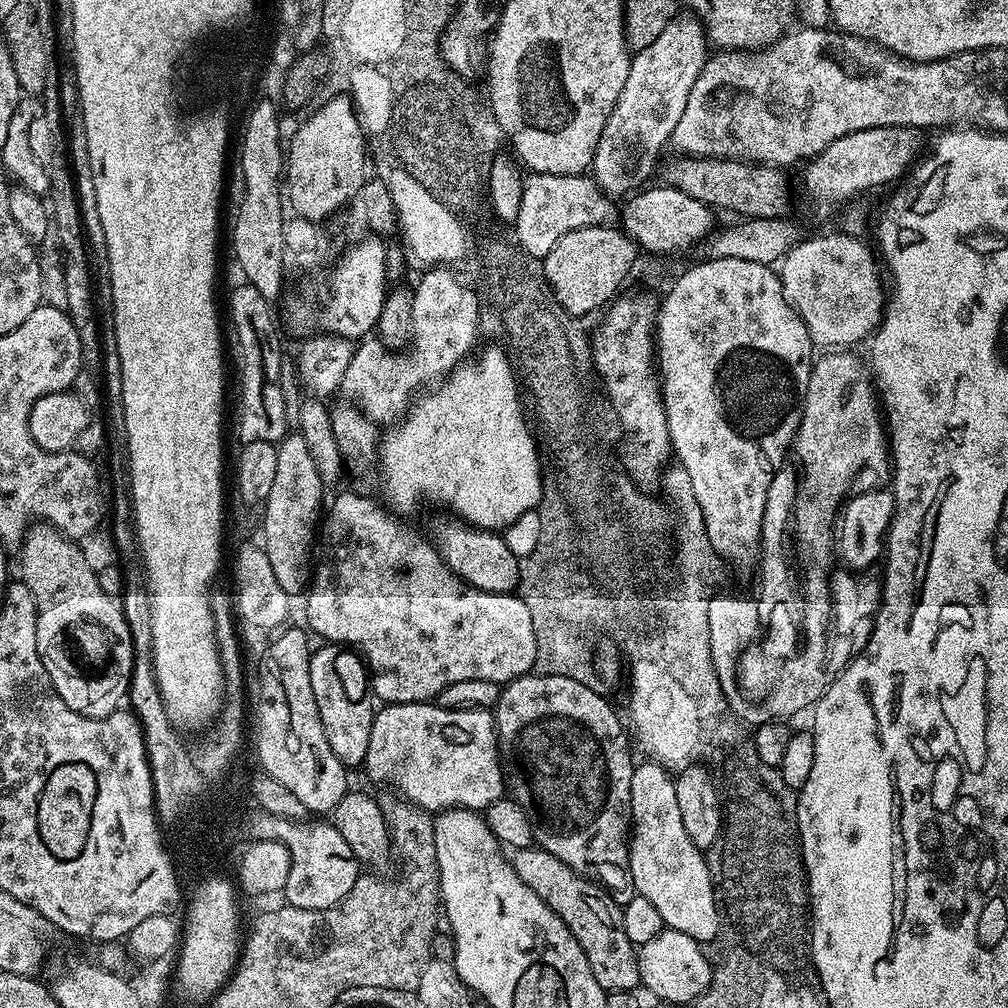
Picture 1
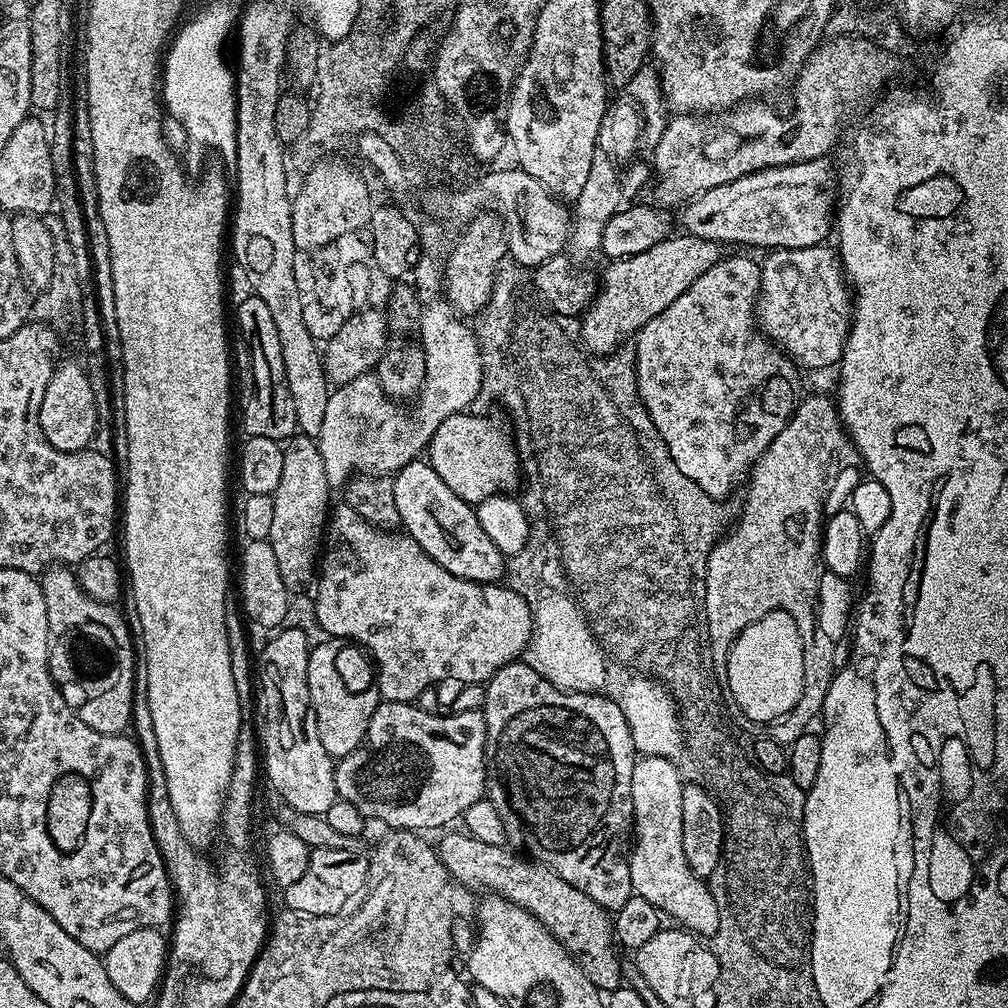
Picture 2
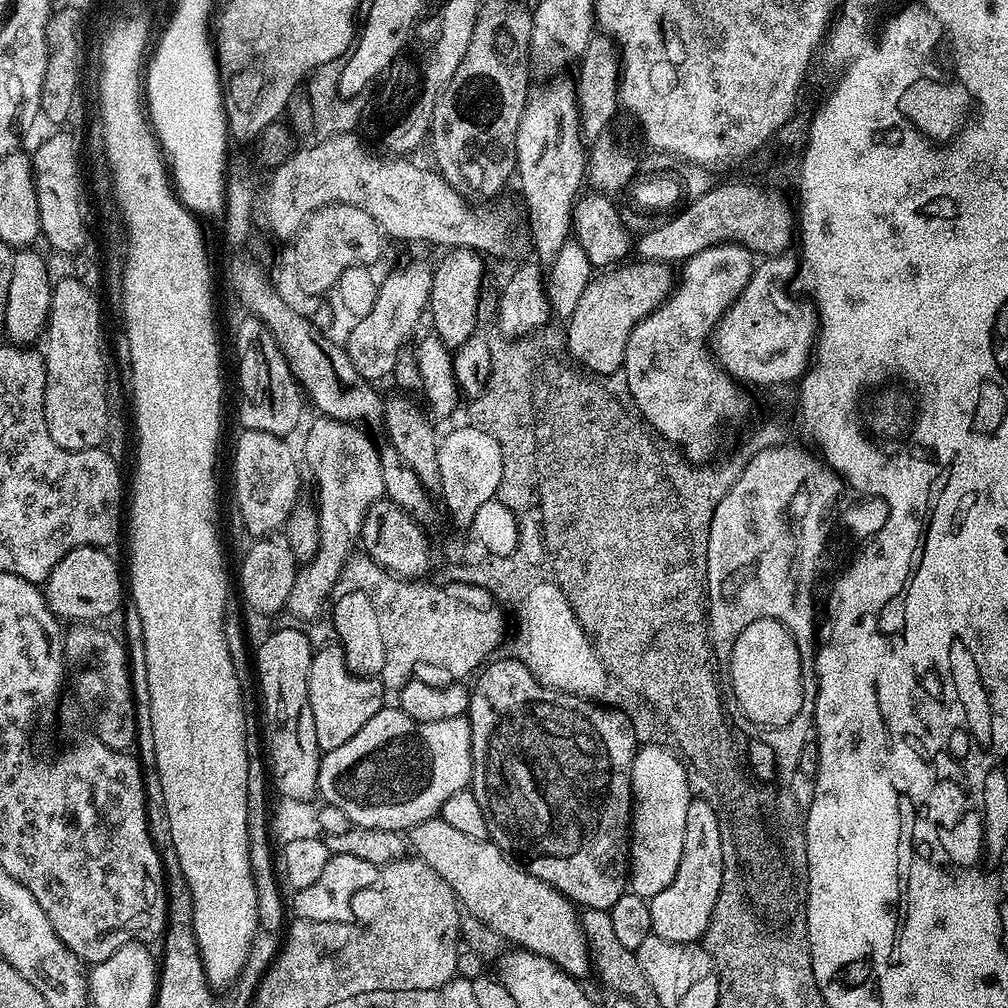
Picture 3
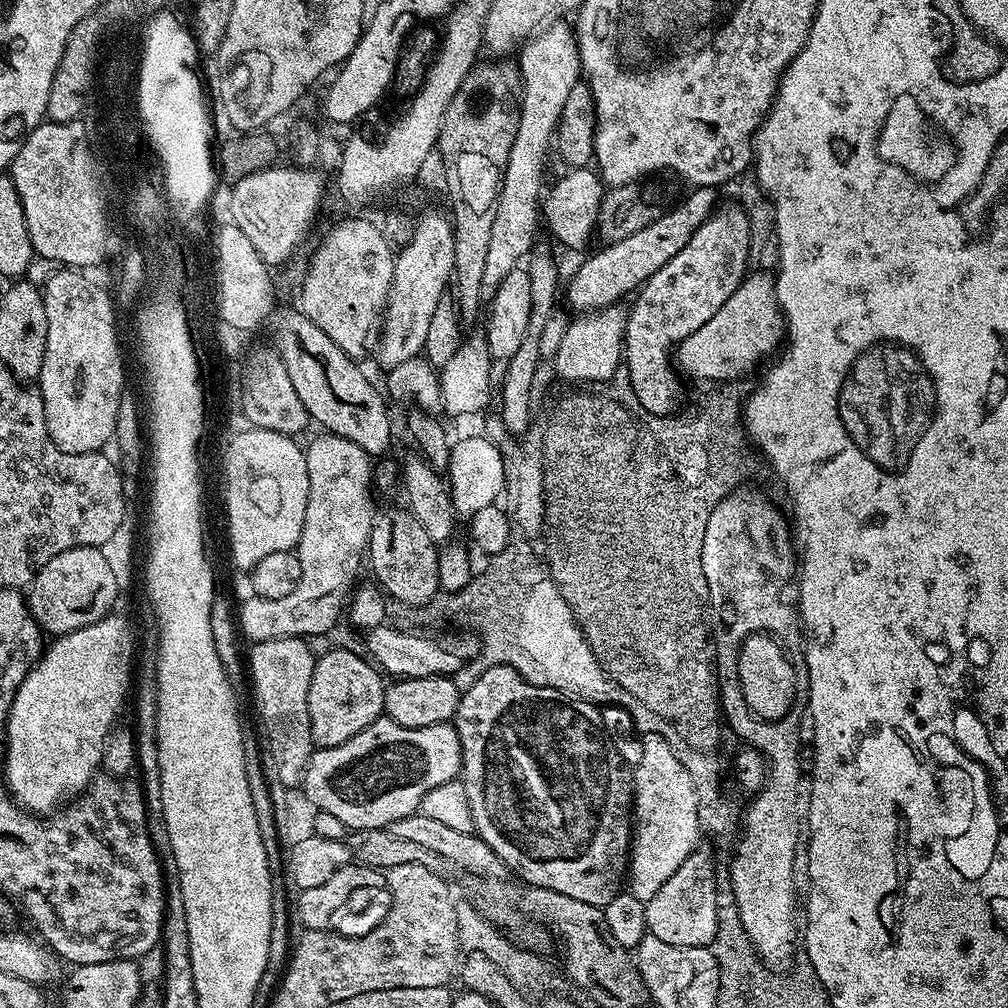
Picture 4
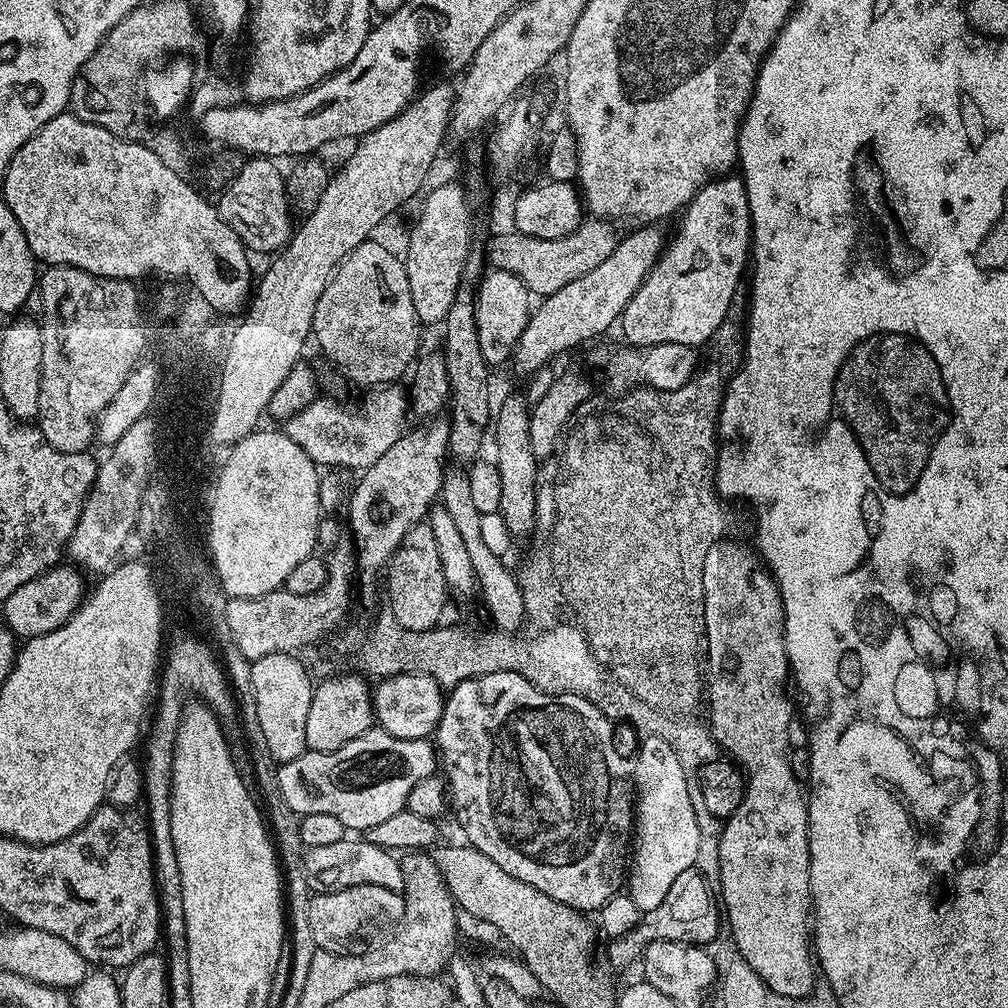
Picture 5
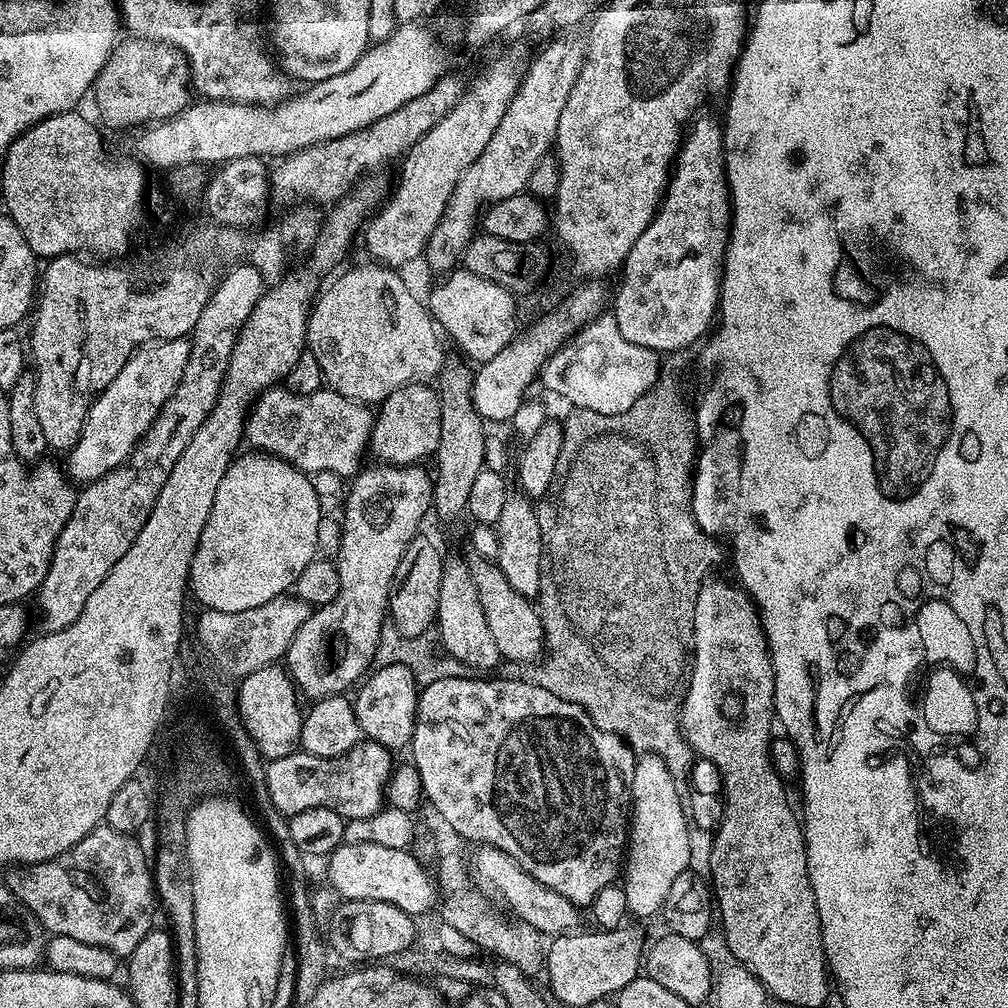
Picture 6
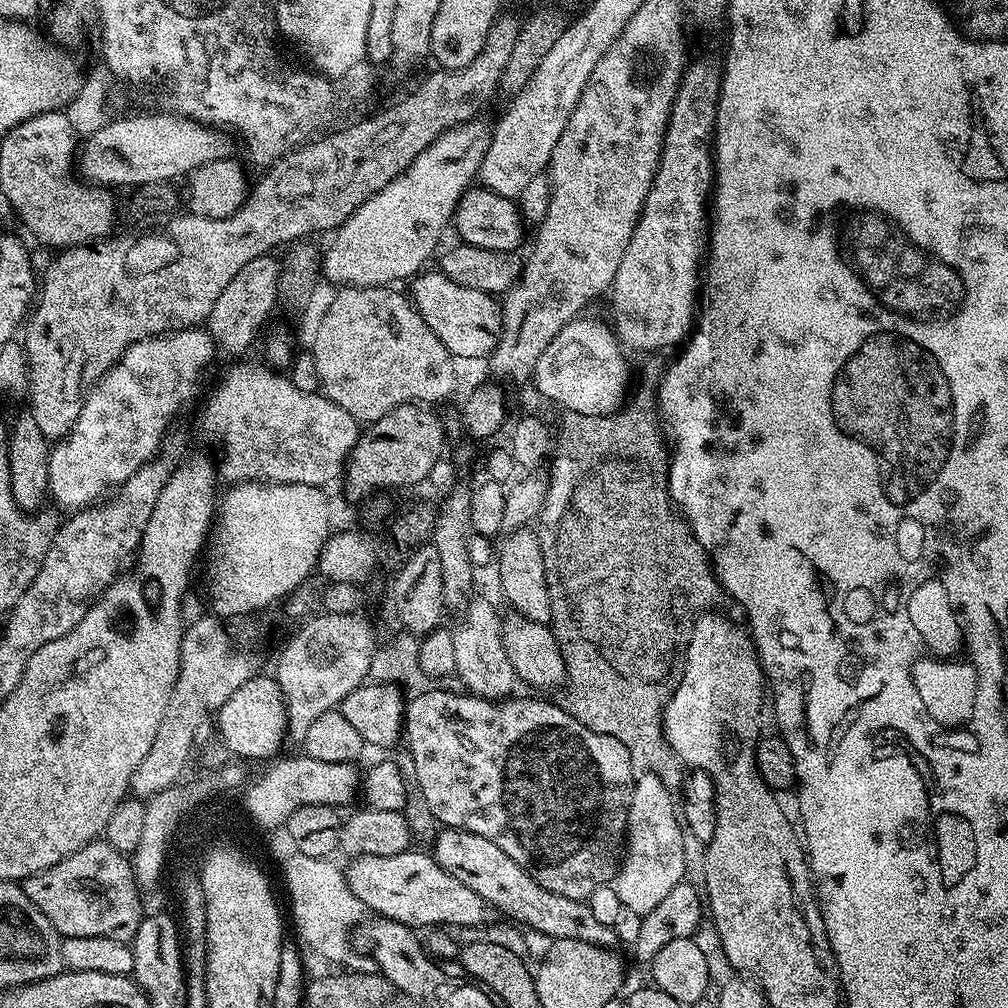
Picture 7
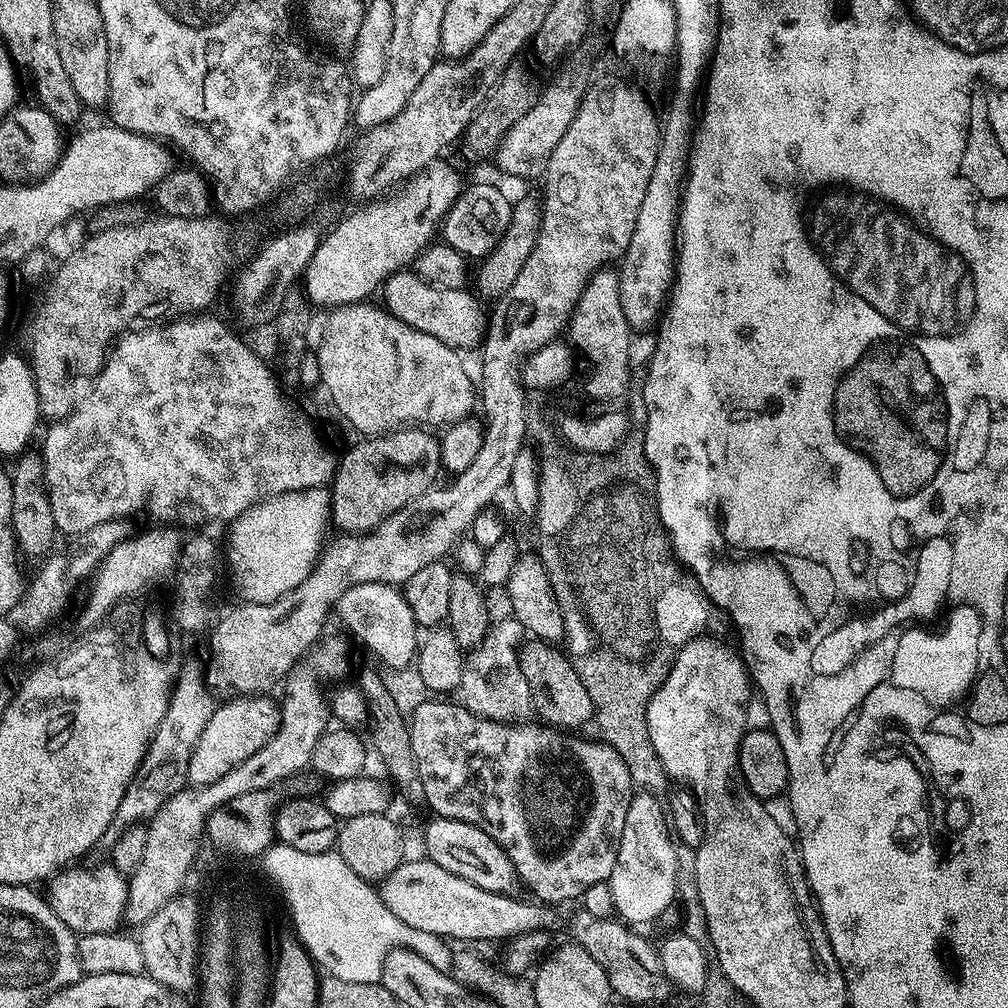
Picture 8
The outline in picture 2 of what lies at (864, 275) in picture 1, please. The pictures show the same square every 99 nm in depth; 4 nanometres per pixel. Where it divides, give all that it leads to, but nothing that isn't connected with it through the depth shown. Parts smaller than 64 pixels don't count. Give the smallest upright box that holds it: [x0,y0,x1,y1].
[756,243,854,369]

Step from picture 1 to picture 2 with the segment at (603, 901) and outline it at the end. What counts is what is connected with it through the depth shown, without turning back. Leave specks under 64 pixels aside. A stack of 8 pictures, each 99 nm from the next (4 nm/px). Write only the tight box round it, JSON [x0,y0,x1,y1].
[438,830,622,994]

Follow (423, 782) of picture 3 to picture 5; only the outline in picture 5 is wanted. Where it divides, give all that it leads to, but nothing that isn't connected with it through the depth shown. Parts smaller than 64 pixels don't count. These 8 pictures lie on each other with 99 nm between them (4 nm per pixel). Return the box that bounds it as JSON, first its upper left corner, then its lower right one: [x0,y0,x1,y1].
[277,726,438,834]

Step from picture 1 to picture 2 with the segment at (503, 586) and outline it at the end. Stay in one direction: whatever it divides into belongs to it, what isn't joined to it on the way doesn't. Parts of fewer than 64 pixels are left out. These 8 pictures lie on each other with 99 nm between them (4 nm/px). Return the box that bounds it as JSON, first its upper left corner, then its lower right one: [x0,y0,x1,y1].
[392,458,506,584]

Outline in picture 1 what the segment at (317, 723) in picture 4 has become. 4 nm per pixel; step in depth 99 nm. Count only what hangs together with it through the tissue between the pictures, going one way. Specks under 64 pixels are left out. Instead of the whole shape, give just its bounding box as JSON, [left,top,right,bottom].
[308,643,374,769]

